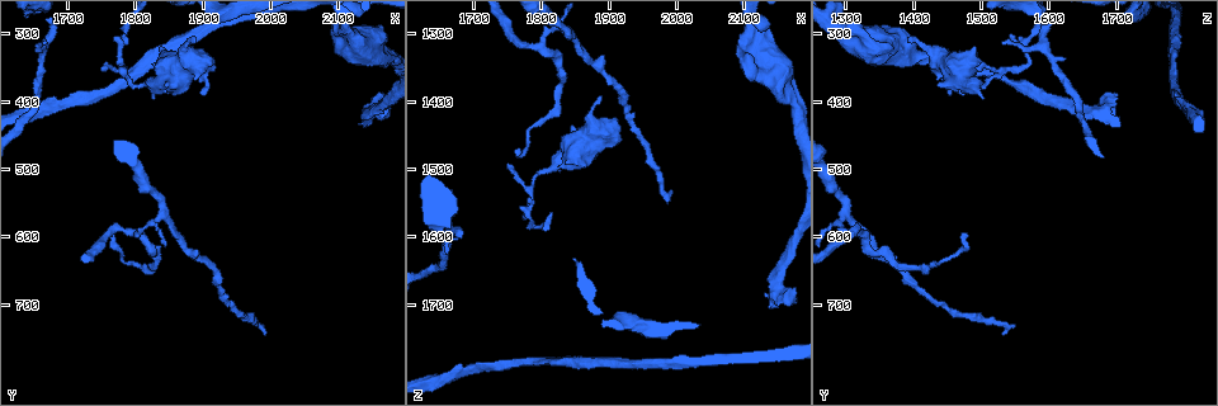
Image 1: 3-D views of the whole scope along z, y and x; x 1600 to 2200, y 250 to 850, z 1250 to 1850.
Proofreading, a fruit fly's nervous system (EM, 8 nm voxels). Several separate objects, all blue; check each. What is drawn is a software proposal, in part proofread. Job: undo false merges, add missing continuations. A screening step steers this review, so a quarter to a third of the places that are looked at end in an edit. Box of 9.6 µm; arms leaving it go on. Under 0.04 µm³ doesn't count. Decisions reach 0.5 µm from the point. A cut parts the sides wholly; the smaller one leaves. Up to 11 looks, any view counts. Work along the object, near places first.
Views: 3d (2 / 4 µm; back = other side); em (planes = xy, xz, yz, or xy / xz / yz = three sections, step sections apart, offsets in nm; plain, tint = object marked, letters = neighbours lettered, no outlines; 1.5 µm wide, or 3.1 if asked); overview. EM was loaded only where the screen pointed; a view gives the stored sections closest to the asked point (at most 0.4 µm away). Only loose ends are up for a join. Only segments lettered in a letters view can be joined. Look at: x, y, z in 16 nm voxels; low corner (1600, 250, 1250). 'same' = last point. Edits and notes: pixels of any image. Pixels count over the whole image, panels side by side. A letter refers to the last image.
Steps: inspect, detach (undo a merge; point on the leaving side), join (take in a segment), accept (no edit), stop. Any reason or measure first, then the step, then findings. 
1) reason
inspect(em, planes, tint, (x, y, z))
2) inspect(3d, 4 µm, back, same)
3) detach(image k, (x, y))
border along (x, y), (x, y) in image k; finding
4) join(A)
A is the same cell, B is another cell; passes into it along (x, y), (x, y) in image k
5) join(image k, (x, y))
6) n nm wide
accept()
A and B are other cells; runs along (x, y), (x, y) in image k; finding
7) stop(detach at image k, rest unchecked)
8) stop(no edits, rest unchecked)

free end
inspect(em, planes, letters, (2140, 435, 1705))

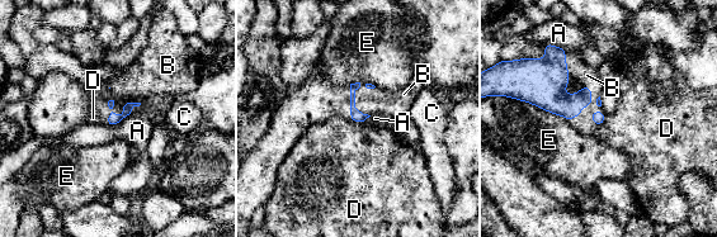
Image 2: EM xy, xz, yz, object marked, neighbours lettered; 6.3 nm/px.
join(B)
B is the same cell, A, C, D and E are other cells; the cell continues

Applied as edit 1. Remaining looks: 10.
thick end
inspect(em, xy, step 4, letters, (1845, 375, 1440))

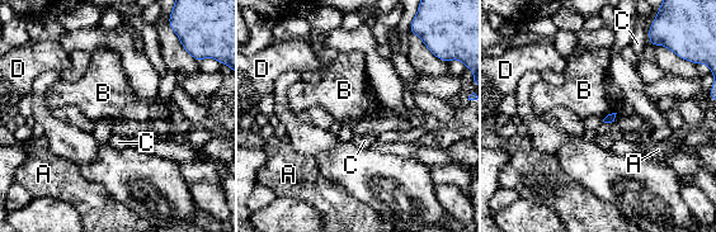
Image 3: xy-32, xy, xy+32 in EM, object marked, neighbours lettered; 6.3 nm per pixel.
inspect(em, planes, letters, same)

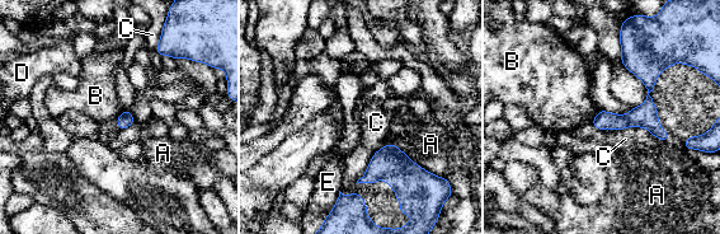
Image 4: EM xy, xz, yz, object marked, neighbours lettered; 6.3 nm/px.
accept()
A, B, C, D and E are other cells; border along (600, 110), (591, 121) in image 4; none of them fits

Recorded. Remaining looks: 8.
inspect(3d, 2 µm, (1800, 590, 1320))

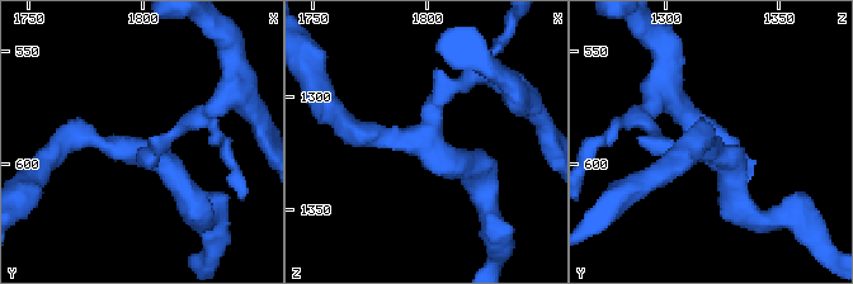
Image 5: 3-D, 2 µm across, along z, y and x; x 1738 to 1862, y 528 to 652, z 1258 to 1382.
shape alone is not enough
inspect(em, planes, letters, (1796, 594, 1321))

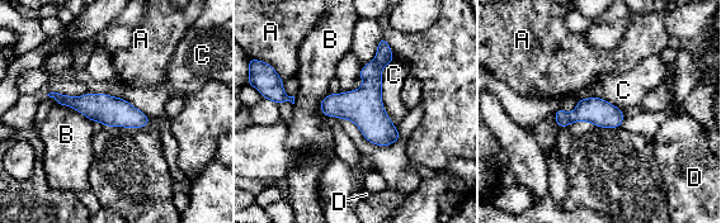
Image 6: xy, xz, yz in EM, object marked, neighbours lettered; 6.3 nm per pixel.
C touches over 440 nm
detach(image 6, (366, 101))
A, B, C and D are other cells; the part that leaves runs along (57, 96), (145, 121) in image 6; two cells meet here

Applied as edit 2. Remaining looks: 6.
sudden change in width
inspect(em, planes, plain, (2150, 320, 1360))

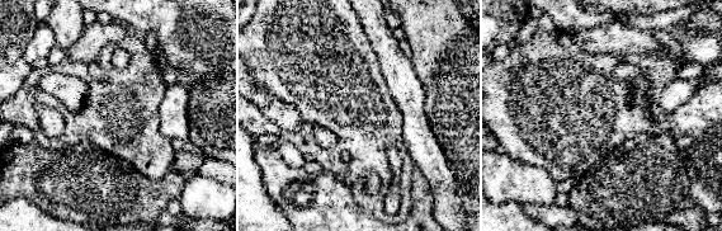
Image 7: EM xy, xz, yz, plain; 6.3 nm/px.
what lies round it
inspect(em, planes, letters, same)

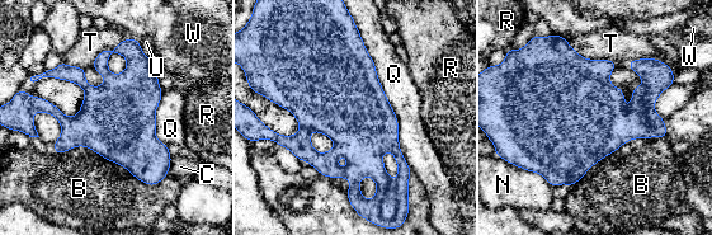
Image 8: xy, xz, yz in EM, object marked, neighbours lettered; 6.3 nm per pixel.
480 nm wide
accept()
B, C, N, Q, R, T, U and W are other cells; border along (357, 29), (411, 172) in image 8; continuous, no second cell

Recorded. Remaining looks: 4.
stop(join at image 2, detach at image 6, rest unchecked)

